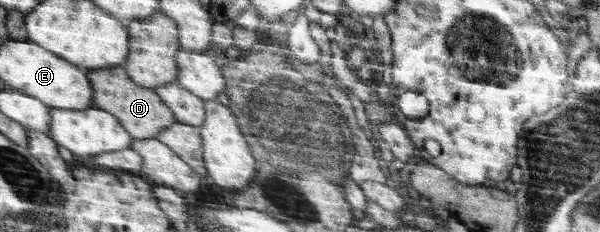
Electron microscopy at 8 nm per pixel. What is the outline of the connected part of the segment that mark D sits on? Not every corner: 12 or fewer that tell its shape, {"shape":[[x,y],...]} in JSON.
{"shape":[[121,65],[87,70],[91,106],[116,115],[133,139],[177,121],[156,90]]}

